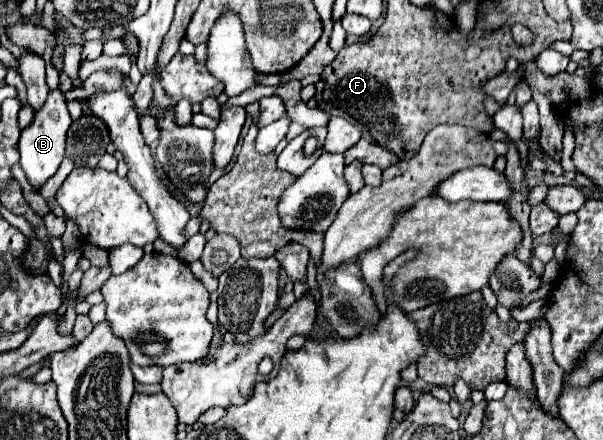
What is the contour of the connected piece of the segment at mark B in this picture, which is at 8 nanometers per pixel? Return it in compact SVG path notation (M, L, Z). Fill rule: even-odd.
M60 90L50 92L46 104L34 114L34 122L32 126L28 126L22 134L20 134L20 166L28 176L28 182L32 184L34 190L40 190L56 172L58 166L64 158L64 146L66 146L66 132L70 128L72 120L66 108L66 100L64 94Z

